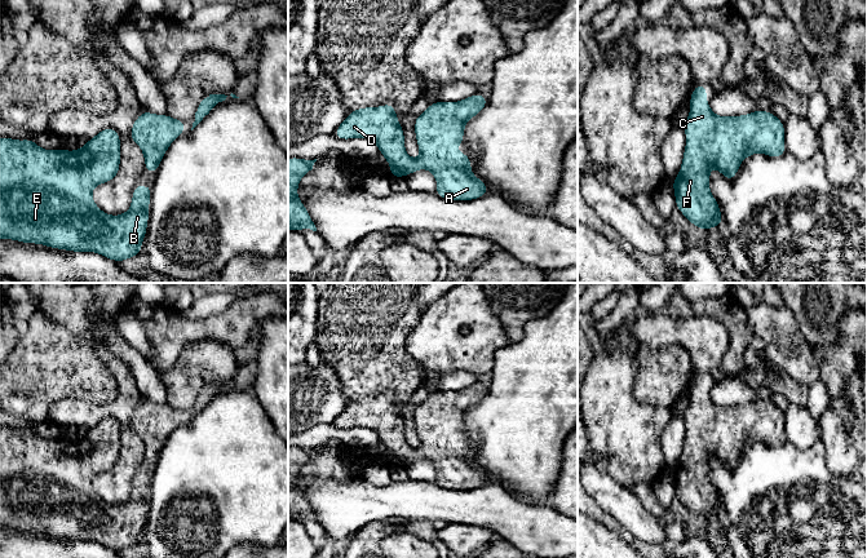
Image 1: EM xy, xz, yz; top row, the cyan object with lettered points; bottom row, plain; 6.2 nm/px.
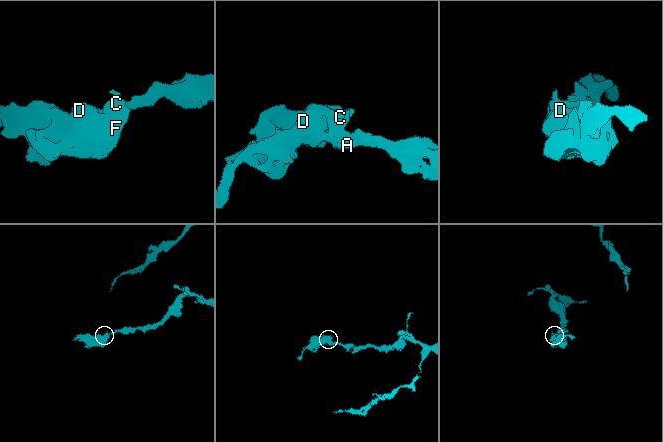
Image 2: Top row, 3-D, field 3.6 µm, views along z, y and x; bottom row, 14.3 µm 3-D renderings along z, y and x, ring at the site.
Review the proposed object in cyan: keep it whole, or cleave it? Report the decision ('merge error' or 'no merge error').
no merge error

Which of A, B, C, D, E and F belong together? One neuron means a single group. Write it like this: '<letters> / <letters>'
A B C D E F

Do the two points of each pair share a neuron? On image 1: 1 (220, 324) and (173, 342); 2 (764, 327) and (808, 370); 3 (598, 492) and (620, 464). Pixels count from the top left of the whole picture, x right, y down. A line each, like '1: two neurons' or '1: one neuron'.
1: one neuron
2: one neuron
3: two neurons

